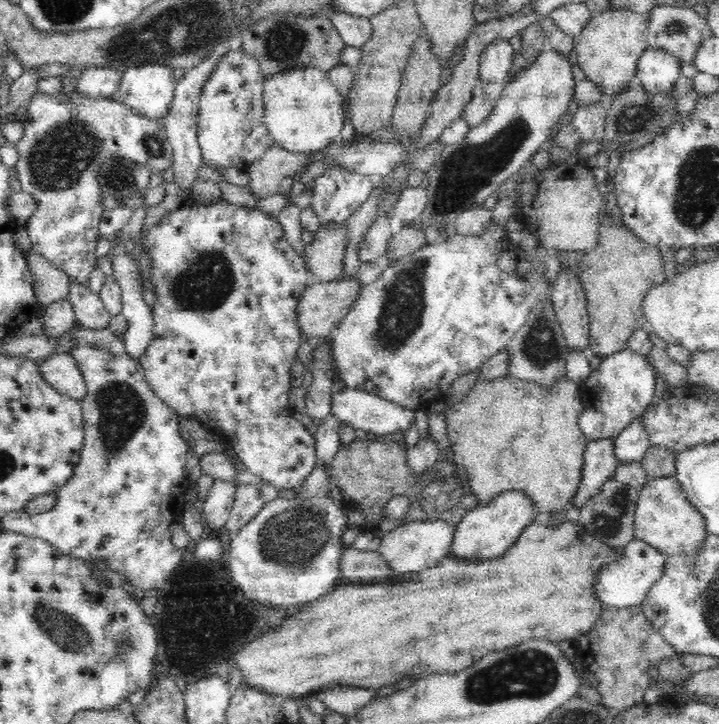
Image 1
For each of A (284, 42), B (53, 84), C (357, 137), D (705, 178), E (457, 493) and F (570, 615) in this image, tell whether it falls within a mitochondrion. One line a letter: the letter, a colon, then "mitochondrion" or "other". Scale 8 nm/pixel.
A: mitochondrion
B: other
C: other
D: mitochondrion
E: mitochondrion
F: other

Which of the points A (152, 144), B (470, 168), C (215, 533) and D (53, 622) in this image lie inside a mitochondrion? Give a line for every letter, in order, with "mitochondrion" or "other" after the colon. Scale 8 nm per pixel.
A: mitochondrion
B: mitochondrion
C: other
D: mitochondrion

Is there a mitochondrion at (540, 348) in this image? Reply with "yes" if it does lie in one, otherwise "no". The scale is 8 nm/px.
yes

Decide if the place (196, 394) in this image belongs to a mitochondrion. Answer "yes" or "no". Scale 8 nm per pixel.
no

